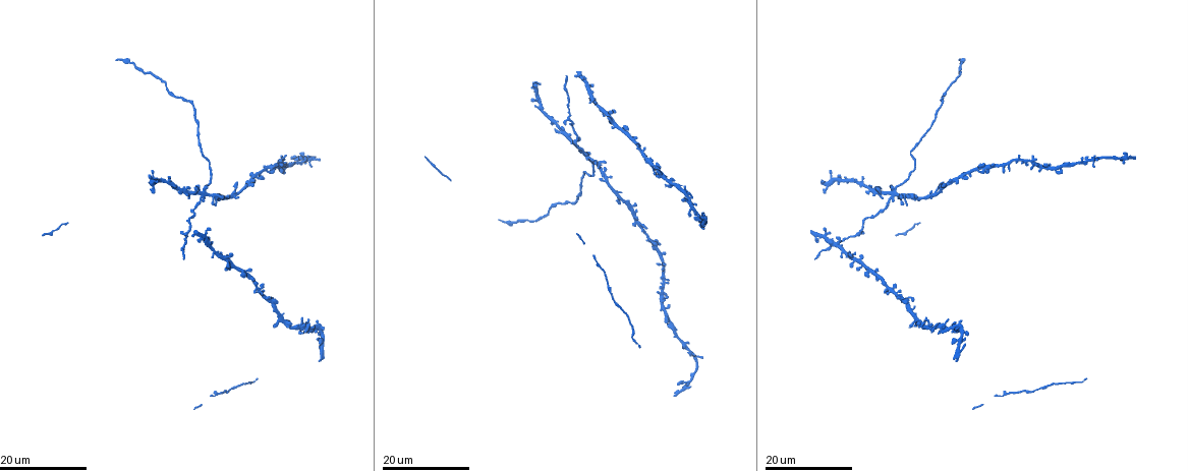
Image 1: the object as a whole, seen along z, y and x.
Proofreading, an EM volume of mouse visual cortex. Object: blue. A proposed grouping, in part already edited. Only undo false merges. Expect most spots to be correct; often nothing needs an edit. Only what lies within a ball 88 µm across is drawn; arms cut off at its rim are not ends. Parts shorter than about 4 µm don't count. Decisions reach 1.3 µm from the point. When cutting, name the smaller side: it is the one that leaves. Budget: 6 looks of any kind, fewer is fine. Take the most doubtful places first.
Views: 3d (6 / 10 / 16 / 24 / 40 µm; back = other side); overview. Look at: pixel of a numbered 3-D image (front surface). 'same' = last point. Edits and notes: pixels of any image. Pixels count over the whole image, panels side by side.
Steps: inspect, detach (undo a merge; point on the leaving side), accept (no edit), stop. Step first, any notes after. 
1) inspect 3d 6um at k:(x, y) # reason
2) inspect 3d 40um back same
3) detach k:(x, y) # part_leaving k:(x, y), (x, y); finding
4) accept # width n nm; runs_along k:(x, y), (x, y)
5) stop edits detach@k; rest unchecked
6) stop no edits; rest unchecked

inspect 3d 16um at 1:(202, 192)

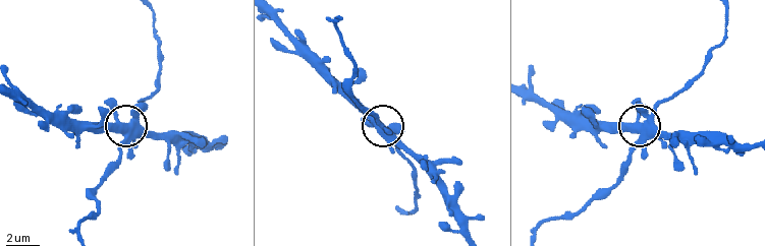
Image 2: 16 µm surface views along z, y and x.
inspect 3d 6um at 2:(130, 127) # zoom in

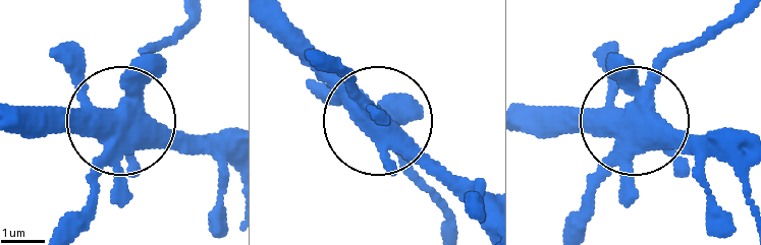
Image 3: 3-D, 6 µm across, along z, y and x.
accept # runs_along 3:(563, 232), (621, 126), (545, 123); continuous, no second cell

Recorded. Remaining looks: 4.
inspect 3d 24um at 1:(915, 320) # arms run side by side

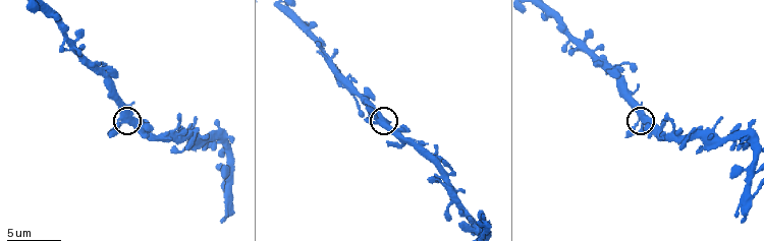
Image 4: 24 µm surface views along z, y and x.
inspect 3d 10um at 4:(642, 120)

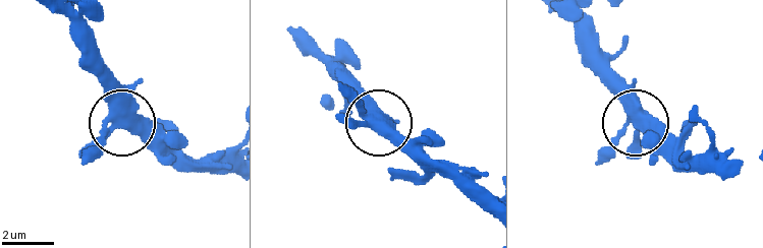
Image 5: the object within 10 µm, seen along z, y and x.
accept # width 390 nm; runs_along 5:(315, 45), (376, 119), (343, 85); all the same cell

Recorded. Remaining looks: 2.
inspect 3d 24um at 1:(845, 180) # four-way junction

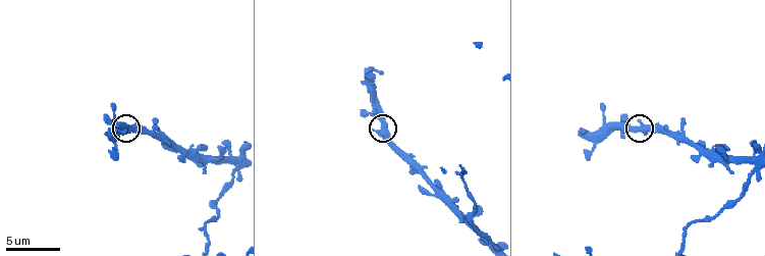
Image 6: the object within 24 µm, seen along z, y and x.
inspect 3d 10um at 6:(646, 134)

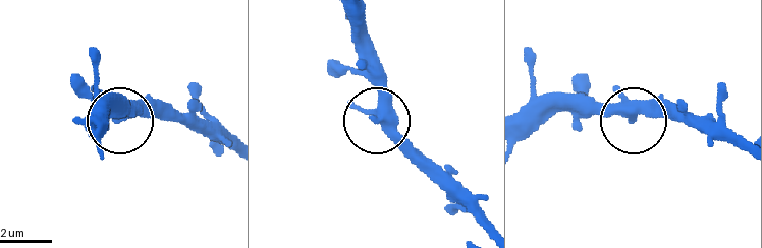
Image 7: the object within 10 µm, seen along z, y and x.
accept # width 280 nm; runs_along 7:(482, 227), (379, 121), (377, 52); all the same cell

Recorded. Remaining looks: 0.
stop no edits; rest unchecked

